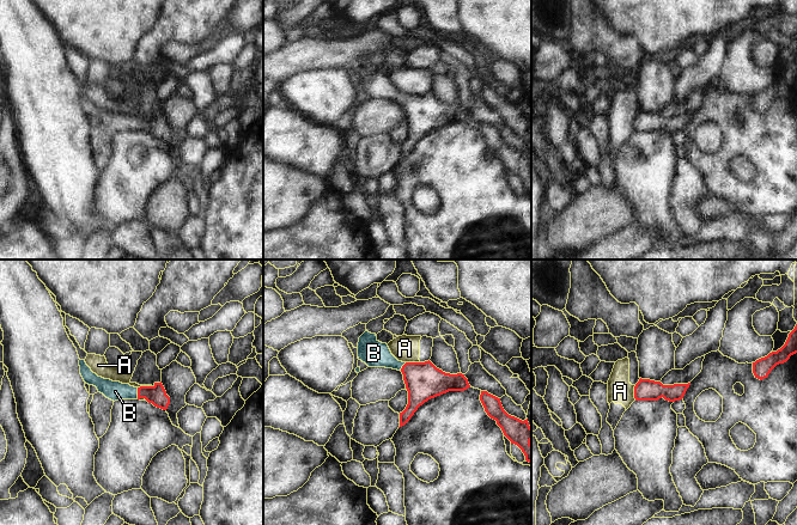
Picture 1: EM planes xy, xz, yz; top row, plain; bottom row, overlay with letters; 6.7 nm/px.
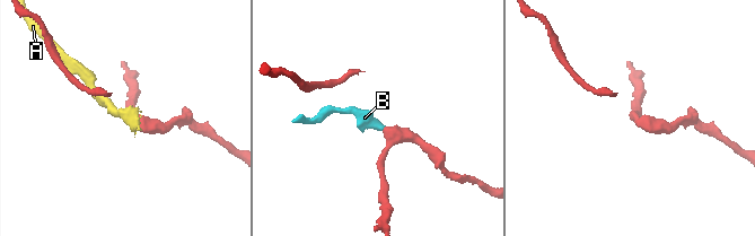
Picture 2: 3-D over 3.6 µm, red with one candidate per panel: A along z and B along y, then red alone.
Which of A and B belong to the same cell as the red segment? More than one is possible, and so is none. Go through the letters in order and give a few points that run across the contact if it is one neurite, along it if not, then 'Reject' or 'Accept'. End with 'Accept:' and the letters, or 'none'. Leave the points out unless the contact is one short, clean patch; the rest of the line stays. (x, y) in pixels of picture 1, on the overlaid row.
A: Line: yz (636, 385), (634, 400). Reject
B: Line: xy (156, 395), (138, 394), (113, 390). Accept
Accept: B

